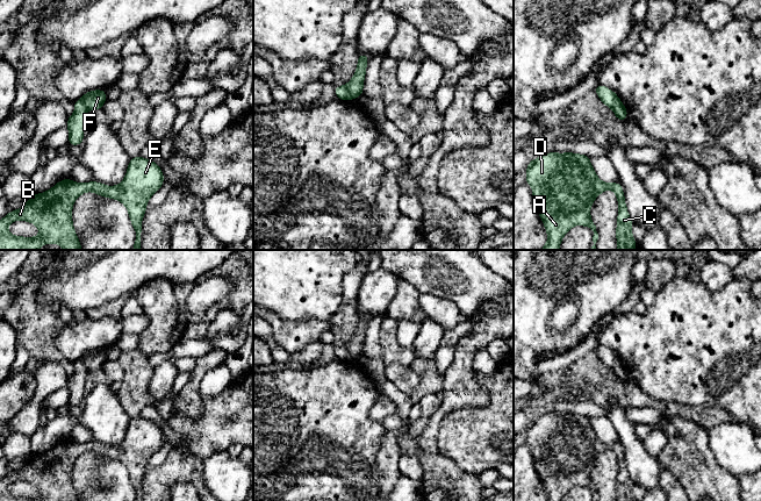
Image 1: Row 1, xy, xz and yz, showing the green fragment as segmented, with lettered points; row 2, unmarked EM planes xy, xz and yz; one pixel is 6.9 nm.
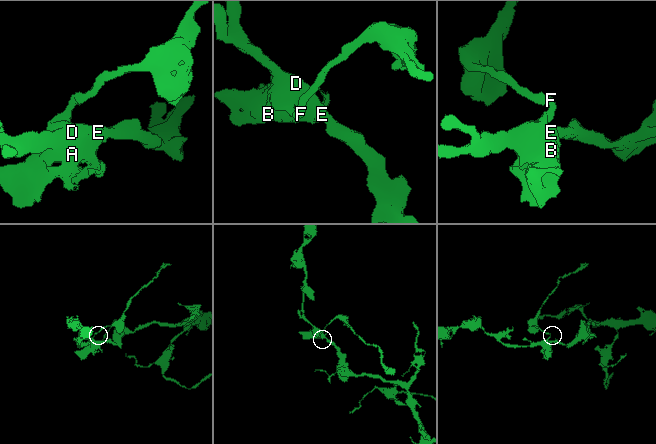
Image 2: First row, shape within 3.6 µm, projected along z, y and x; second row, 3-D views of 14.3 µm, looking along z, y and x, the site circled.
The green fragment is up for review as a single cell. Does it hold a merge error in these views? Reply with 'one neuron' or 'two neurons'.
two neurons

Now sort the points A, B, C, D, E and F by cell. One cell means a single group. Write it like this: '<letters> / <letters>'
A B C D E / F

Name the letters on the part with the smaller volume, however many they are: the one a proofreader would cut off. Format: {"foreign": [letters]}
{"foreign": ["F"]}

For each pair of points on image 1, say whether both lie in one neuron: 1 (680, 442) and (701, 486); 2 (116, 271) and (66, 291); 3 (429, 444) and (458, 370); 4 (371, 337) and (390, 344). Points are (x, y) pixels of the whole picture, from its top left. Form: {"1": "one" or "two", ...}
{"1": "one", "2": "one", "3": "one", "4": "two"}

